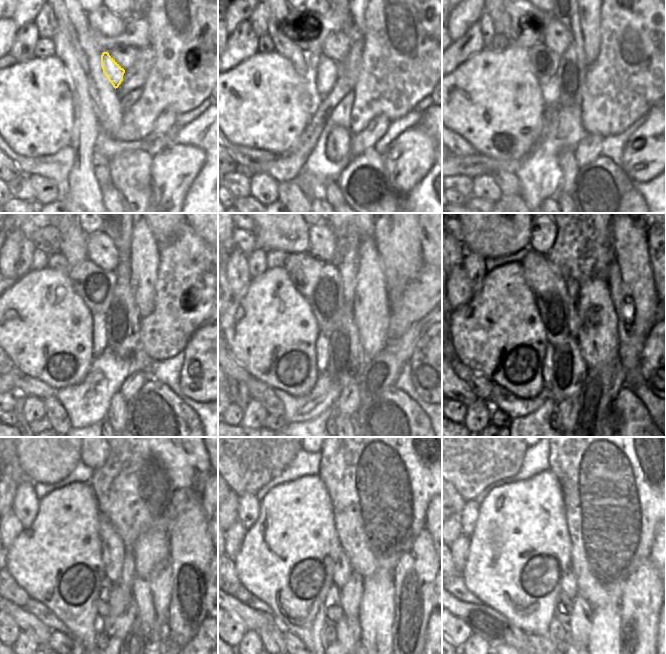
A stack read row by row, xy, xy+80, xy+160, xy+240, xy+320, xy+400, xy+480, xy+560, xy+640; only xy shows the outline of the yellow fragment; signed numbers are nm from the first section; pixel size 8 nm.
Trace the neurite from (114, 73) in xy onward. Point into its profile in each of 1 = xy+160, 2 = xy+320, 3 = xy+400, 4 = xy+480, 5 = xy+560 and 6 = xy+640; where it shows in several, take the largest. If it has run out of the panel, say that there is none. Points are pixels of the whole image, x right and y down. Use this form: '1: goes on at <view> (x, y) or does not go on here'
1: goes on at xy+160 (550, 90)
2: goes on at xy+320 (322, 344)
3: goes on at xy+400 (548, 361)
4: goes on at xy+480 (103, 604)
5: goes on at xy+560 (333, 610)
6: goes on at xy+640 (564, 604)

